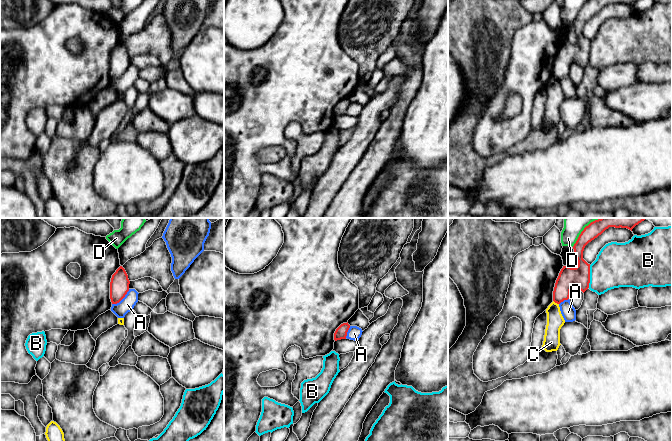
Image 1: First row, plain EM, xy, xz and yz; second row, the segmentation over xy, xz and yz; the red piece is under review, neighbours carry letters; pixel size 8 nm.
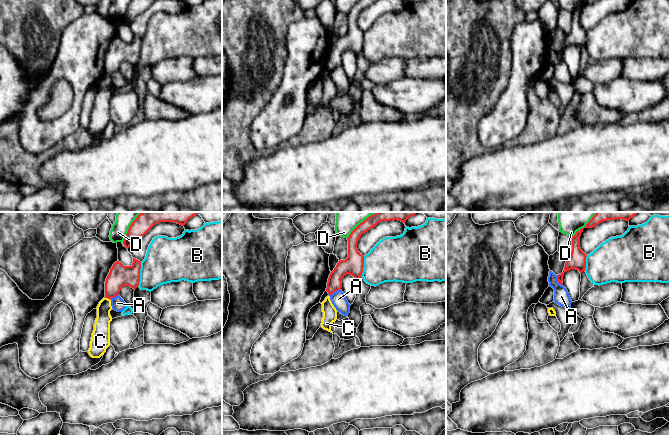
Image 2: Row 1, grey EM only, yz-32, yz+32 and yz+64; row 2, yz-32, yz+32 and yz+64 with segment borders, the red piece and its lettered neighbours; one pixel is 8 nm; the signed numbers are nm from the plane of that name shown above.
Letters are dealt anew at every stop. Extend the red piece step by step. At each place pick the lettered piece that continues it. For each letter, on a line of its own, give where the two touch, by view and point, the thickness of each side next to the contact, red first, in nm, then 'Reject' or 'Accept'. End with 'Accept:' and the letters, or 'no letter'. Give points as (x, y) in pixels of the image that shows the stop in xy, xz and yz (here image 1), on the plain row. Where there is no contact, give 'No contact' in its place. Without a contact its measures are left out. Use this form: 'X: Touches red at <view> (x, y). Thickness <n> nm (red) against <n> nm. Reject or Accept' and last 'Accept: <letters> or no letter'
A: Touches red at xy (121, 75). Thickness 160 nm (red) against 120 nm. Reject
B: Touches red at yz (589, 52). Thickness 160 nm (red) against 360 nm. Reject
C: Touches red at yz (556, 78). Thickness 160 nm (red) against 140 nm. Reject
D: Touches red at yz (579, 11). Thickness 120 nm (red) against 140 nm. Reject
Accept: no letter

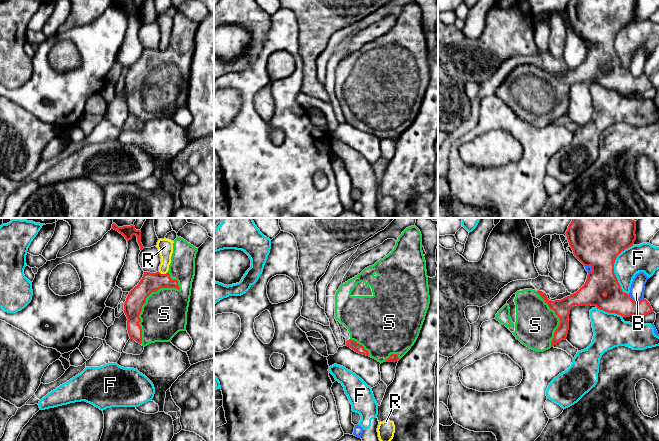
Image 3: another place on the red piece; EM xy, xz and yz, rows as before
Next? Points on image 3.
B: Touches red at yz (635, 78). Thickness 190 nm (red) against 120 nm. Reject
F: Touches red at yz (613, 44). Thickness 360 nm (red) against 220 nm. Reject
R: Touches red at xy (163, 50). Thickness 160 nm (red) against 130 nm. Reject
S: Touches red at xy (148, 71). Thickness 160 nm (red) against 360 nm. Accept
Accept: S

